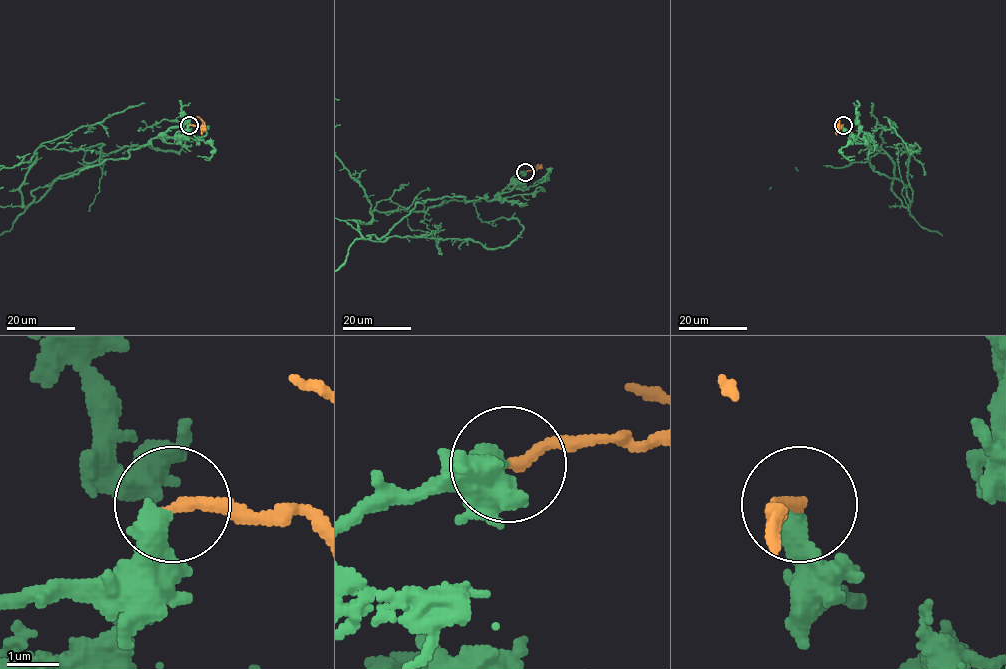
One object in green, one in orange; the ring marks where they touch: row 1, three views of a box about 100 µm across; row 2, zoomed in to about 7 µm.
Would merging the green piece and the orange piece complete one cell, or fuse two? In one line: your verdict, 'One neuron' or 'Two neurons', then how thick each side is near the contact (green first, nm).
One neuron. Thickness 480 nm (green) against 220 nm

